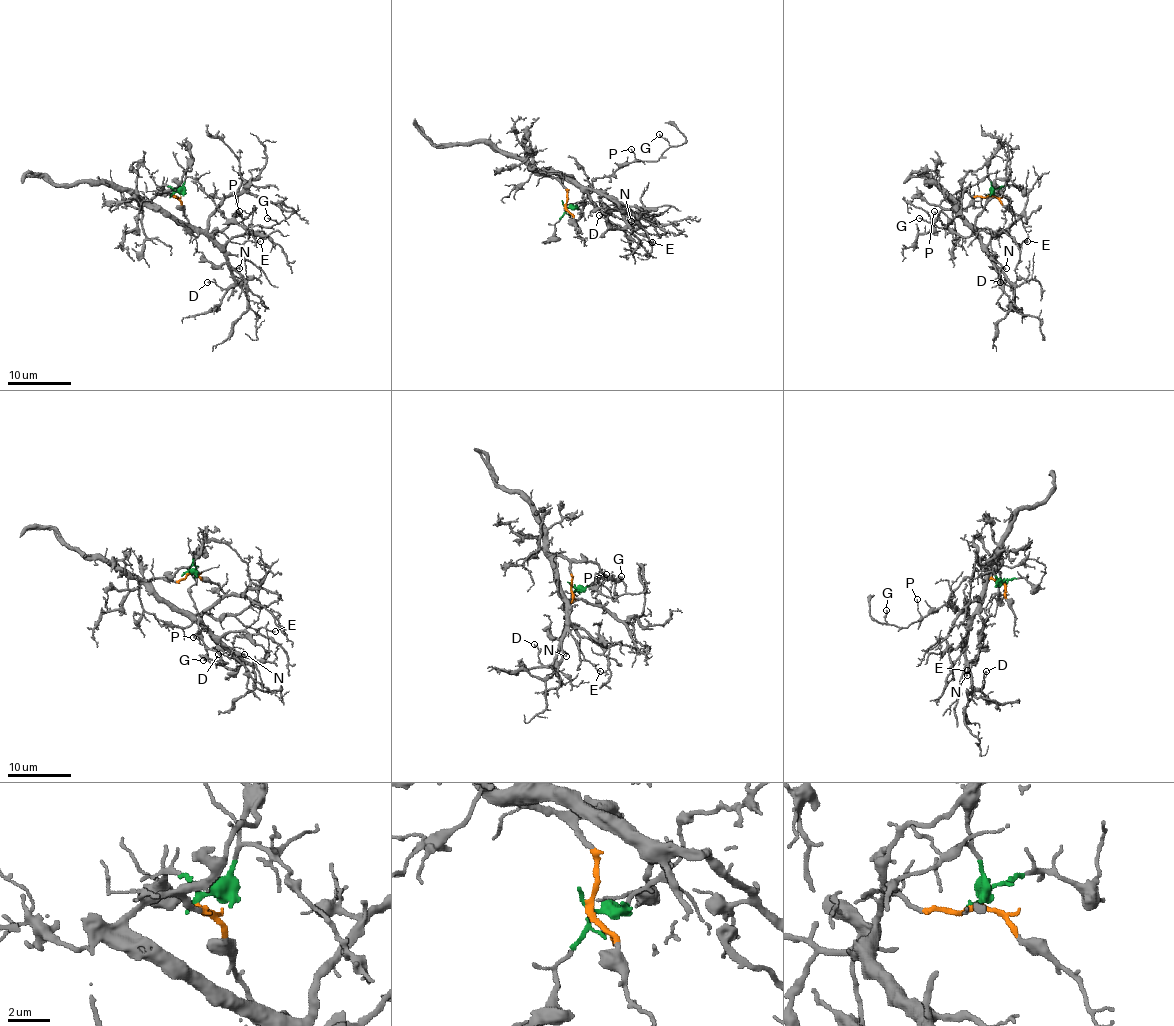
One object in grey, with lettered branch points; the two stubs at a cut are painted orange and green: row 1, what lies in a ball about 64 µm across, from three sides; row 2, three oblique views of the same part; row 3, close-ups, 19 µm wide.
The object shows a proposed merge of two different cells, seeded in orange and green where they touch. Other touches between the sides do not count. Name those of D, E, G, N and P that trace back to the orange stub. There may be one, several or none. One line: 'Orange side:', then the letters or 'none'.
Orange side: D, E, N

